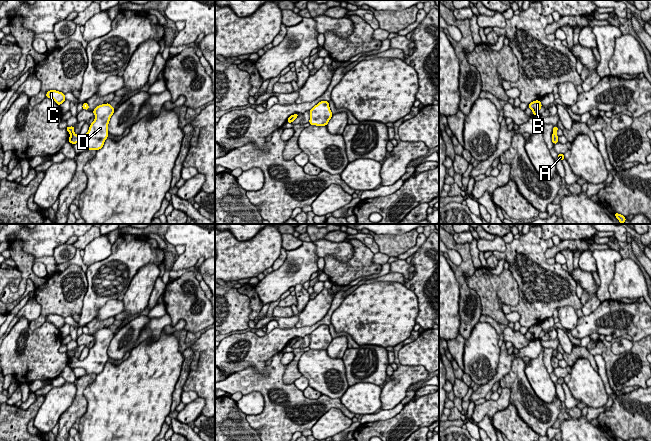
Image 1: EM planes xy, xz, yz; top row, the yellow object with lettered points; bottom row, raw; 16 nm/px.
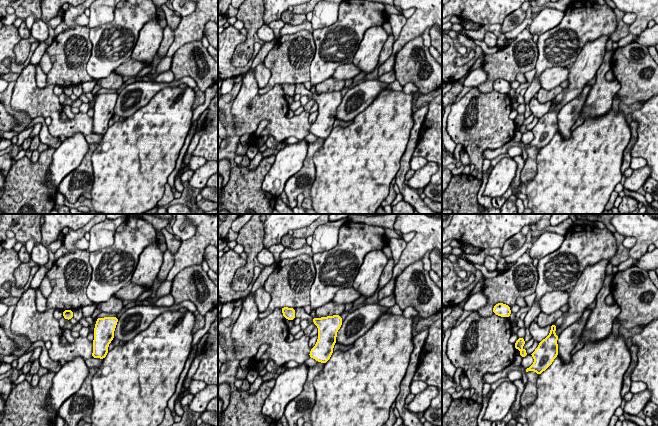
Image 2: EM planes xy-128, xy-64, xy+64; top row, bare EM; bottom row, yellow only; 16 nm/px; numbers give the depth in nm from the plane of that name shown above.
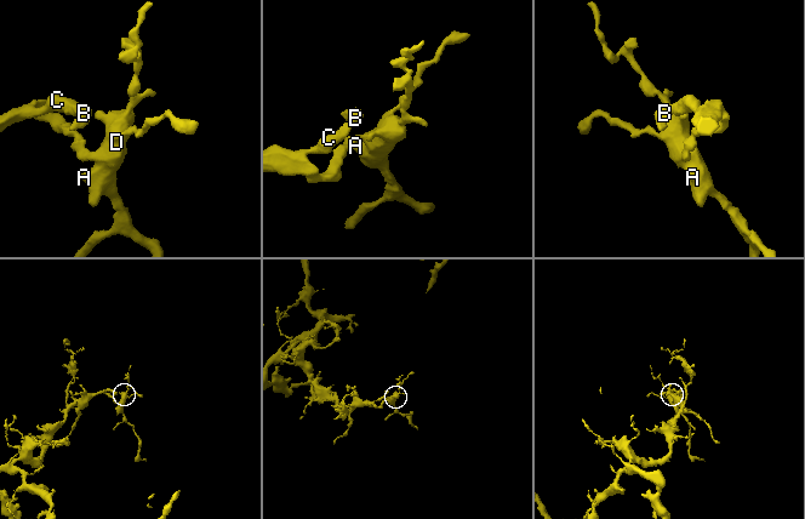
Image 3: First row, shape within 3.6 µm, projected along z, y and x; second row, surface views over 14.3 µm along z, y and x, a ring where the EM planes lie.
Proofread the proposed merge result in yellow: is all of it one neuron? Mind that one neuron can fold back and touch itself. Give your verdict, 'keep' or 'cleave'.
cleave

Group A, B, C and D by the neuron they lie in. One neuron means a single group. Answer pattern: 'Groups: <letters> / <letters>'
Groups: A D / B C

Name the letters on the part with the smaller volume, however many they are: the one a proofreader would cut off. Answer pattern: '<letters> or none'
A, D

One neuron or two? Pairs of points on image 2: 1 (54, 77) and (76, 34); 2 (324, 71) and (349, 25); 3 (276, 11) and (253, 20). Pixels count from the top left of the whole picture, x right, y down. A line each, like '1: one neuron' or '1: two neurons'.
1: one neuron
2: one neuron
3: two neurons

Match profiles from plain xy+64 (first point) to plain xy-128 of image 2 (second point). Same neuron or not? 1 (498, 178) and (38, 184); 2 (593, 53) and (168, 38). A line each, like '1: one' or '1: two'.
1: two
2: two

